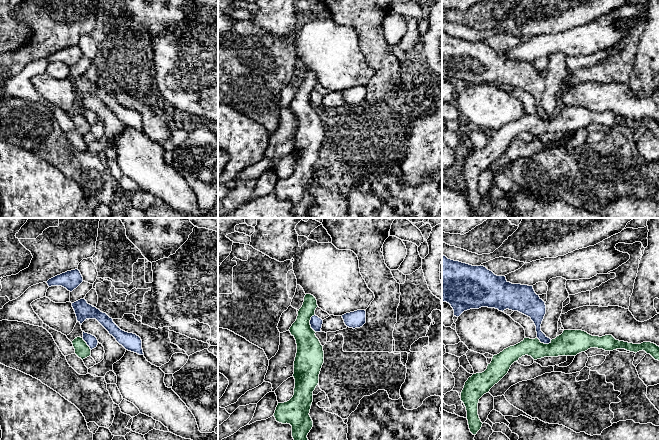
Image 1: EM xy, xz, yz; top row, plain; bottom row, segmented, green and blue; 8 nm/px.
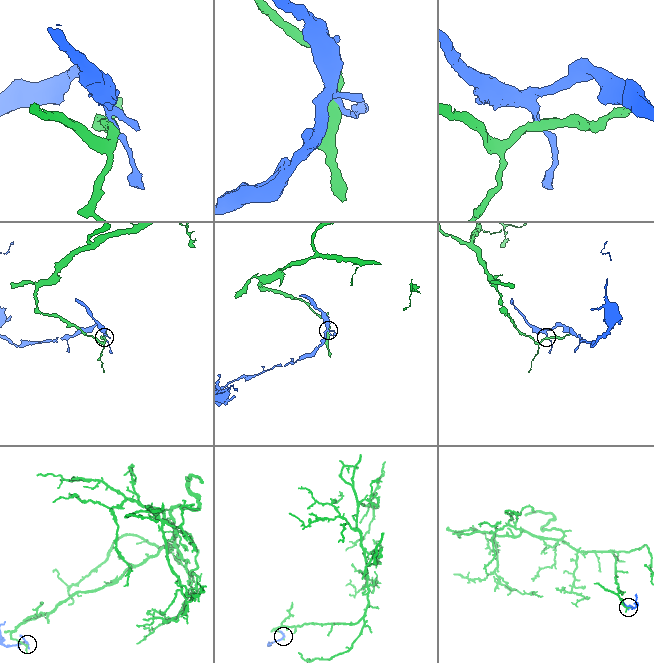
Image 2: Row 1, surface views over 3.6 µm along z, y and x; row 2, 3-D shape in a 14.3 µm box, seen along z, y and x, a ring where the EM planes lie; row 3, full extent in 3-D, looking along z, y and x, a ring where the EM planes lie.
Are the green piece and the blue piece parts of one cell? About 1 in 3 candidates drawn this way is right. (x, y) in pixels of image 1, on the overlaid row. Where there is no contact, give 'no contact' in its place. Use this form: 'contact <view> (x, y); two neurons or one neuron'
contact xz (309, 323); two neurons

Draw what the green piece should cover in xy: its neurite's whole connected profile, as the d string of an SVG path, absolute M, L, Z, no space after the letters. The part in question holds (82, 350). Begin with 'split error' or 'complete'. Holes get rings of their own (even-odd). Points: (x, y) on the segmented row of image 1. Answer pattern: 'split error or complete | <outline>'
complete | M77 337L72 341L75 354L82 360L91 355L91 349L81 337Z

